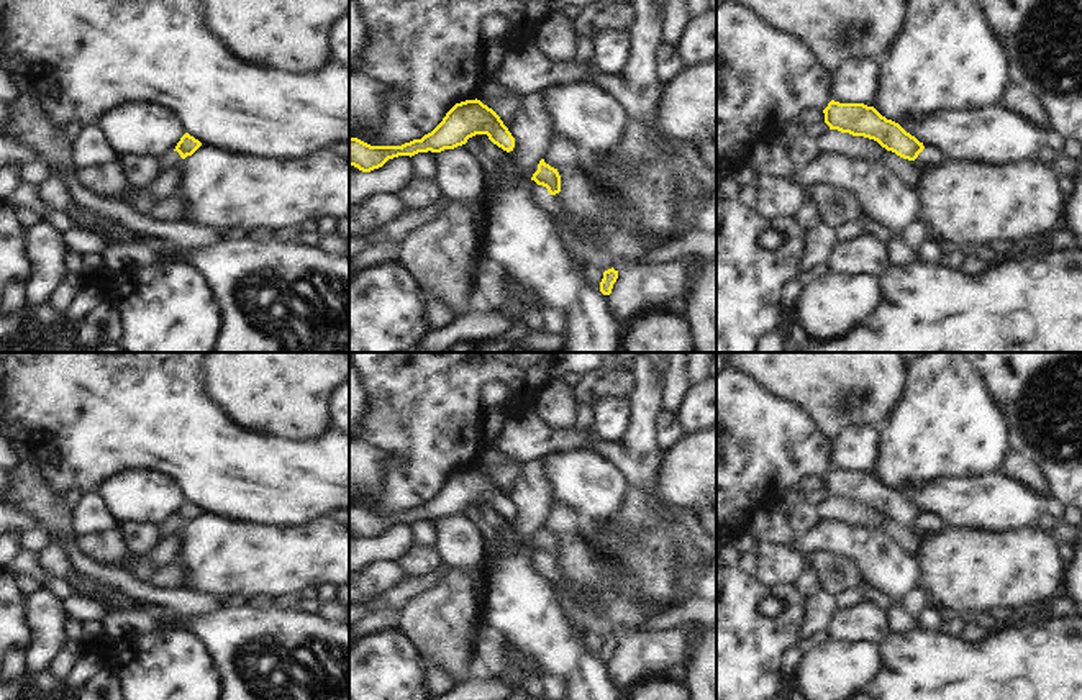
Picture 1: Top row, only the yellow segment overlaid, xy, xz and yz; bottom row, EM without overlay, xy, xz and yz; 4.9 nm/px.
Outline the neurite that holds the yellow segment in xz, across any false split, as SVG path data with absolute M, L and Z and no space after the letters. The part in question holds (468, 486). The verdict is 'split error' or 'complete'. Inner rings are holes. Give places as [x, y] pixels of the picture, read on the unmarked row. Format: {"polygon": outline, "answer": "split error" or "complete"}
{"polygon": "M475 466L456 470L431 500L402 513L371 513L349 503L349 533L371 539L398 523L411 525L418 520L454 516L475 502L487 502L493 511L507 520L515 515L515 505L500 484Z", "answer": "complete"}

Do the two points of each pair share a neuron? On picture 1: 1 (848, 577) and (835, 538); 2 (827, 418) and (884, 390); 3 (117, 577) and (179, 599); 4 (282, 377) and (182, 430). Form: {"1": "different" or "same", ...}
{"1": "different", "2": "same", "3": "same", "4": "different"}

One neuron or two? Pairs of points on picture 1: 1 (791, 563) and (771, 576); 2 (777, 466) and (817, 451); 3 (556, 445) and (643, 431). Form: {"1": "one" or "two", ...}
{"1": "one", "2": "one", "3": "one"}

